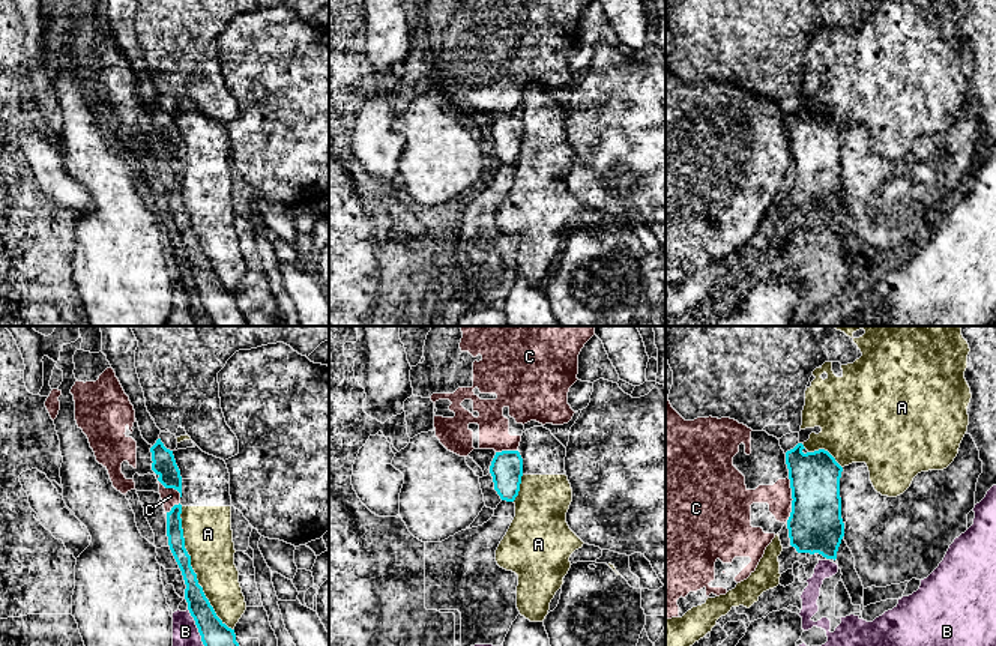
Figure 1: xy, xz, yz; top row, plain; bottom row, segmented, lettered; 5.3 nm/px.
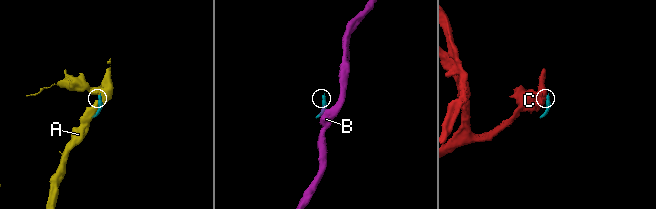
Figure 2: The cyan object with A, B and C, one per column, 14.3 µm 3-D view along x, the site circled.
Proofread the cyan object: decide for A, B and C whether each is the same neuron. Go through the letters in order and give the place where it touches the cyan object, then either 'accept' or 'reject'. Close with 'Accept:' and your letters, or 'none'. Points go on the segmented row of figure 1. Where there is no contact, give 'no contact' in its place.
A: xy (193, 570) | reject
B: xy (197, 627) | reject
C: yz (792, 501) | reject
Accept: none

